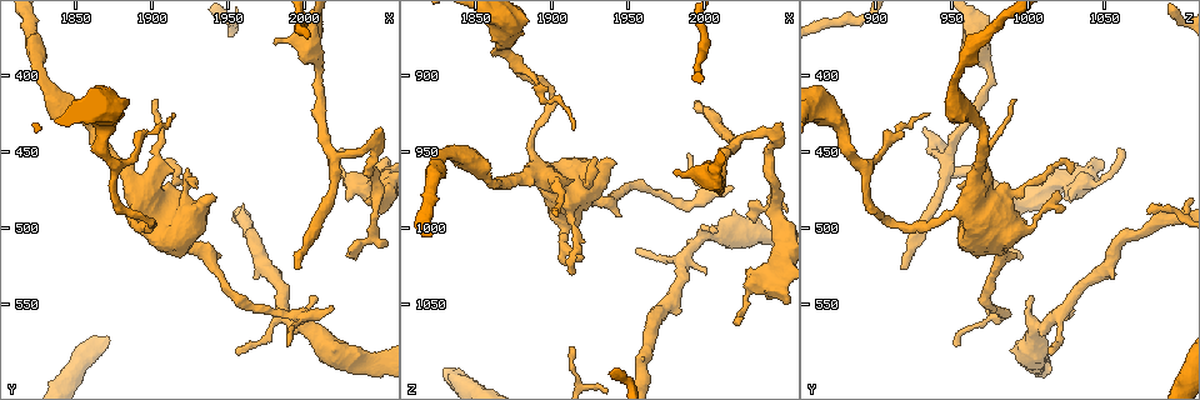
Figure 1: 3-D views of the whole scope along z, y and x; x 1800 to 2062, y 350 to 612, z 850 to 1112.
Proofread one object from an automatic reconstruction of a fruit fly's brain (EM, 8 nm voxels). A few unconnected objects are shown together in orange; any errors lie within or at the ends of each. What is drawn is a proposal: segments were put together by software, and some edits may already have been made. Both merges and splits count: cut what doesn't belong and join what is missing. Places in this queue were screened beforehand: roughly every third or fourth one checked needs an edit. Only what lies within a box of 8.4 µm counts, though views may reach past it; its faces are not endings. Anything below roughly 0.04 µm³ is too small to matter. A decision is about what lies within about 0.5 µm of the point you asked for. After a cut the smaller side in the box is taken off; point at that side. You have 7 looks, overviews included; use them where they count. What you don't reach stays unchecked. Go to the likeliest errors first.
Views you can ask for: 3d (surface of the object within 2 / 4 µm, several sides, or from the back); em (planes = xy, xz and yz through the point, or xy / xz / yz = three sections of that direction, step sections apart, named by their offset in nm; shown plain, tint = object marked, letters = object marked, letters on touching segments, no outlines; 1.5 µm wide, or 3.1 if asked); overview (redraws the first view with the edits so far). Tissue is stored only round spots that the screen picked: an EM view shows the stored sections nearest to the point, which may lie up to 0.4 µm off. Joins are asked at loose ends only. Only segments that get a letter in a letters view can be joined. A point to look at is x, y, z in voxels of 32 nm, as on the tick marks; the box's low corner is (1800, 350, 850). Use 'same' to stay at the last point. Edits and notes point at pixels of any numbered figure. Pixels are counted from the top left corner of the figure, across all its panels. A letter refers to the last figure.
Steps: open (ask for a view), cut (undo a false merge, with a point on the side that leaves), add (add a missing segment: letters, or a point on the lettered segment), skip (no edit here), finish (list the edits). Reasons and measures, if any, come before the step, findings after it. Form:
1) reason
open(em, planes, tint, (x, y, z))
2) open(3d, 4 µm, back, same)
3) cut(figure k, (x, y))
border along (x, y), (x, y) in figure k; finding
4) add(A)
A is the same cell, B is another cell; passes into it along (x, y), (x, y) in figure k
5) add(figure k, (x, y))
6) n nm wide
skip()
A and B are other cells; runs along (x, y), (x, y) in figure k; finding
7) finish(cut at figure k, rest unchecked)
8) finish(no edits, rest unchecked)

open(em, xy, step 4, tint, (2016, 550, 972))

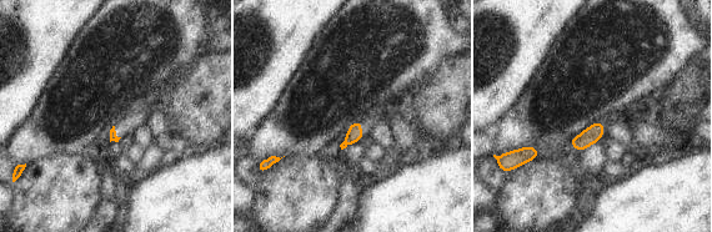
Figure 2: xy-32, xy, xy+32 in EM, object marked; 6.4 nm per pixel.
open(em, planes, letters, same)

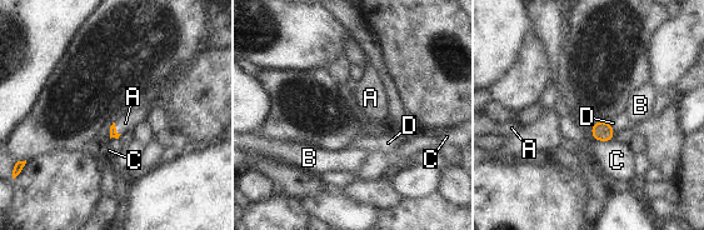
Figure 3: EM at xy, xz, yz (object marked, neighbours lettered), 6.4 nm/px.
add(A)
A is the same cell, B, C and D are other cells; it goes on there

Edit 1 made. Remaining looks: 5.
open(overview)

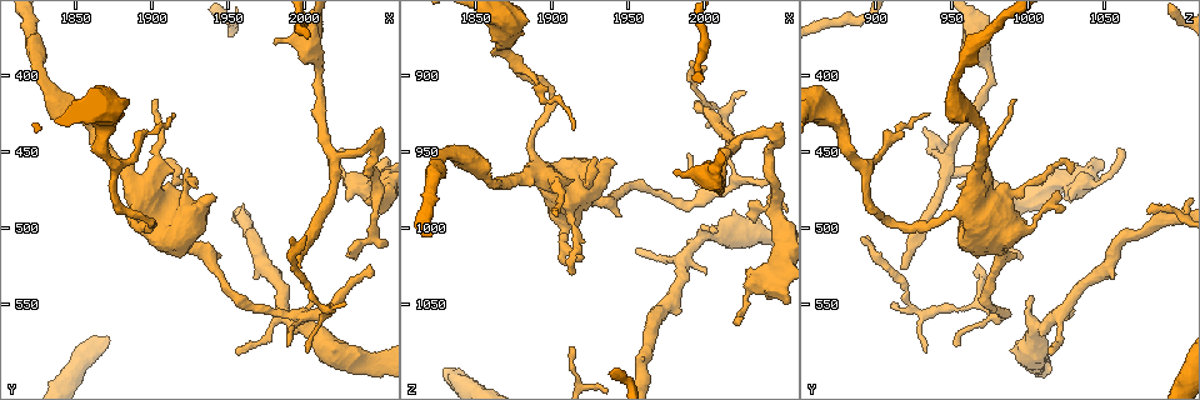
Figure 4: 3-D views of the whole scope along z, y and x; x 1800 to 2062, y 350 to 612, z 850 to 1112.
branch stops here
open(em, xz, step 4, plain, (2026, 550, 912))

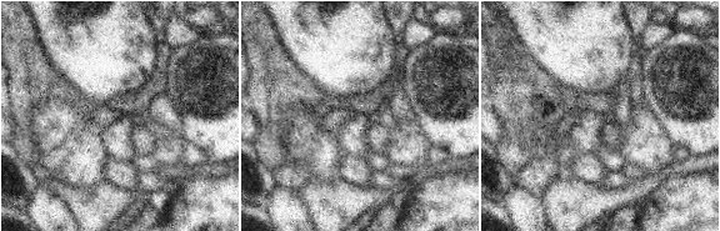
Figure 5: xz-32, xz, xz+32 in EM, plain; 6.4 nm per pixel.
what lies round it
open(em, xz, step 4, letters, same)

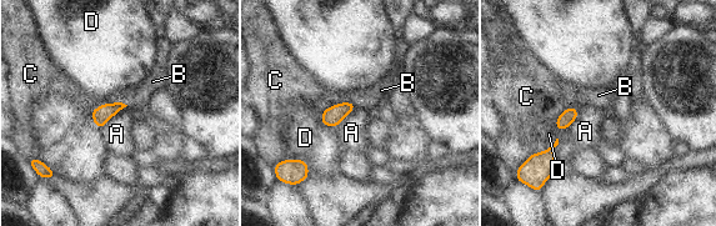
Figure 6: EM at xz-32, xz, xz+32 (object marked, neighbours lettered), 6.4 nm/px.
D touches over 240 nm
skip()
A, B, C and D are other cells; border along (356, 104), (335, 127) in figure 6; no lettered segment goes on from it

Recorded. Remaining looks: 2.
thin end
open(em, xz, step 8, tint, (1956, 580, 1014))

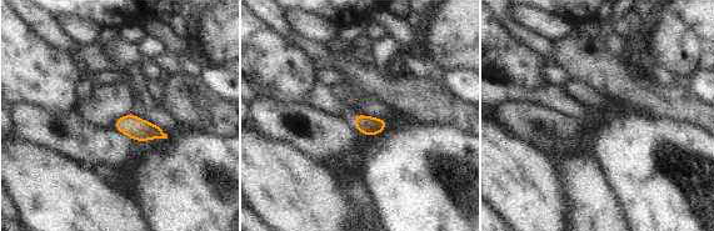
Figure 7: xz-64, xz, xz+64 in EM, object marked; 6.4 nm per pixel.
cut it another way
open(em, planes, letters, same)

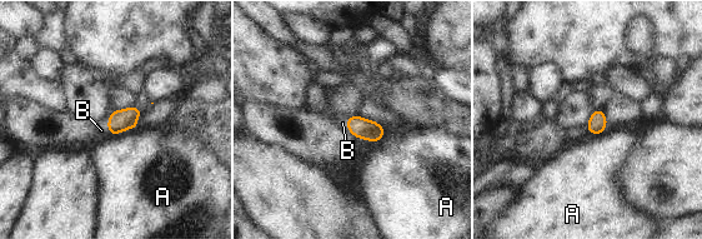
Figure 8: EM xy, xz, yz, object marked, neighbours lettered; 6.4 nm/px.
add(B)
B is the same cell, A is another cell; passes into it along (120, 120), (108, 128), (101, 130) in figure 8; the cell continues

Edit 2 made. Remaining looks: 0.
finish(add at figure 3, add at figure 8, rest unchecked)

